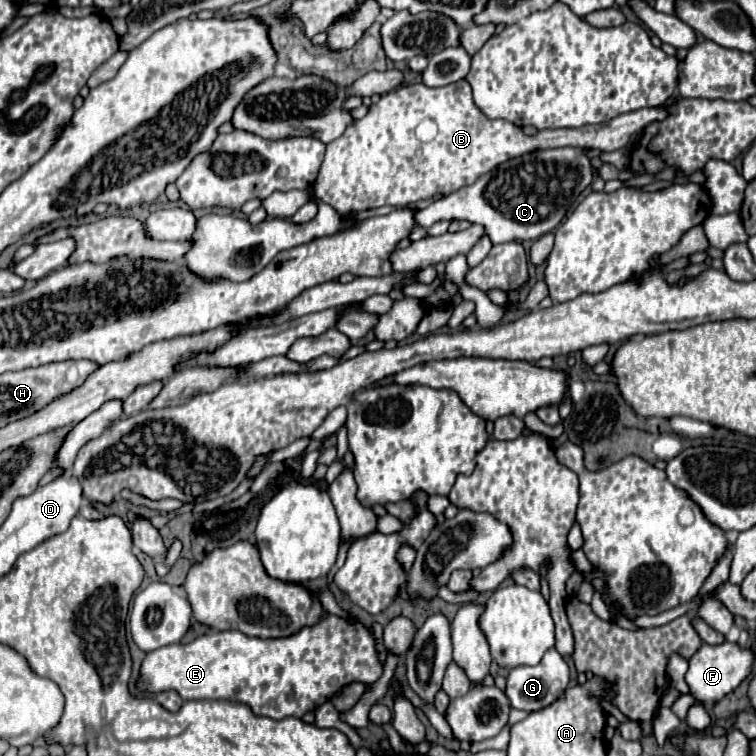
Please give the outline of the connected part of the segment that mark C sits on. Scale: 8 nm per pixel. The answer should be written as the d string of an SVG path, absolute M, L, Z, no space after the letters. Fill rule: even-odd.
M575 147L545 149L521 155L519 159L509 159L495 171L481 175L473 185L467 185L425 209L419 209L415 219L421 227L431 227L441 219L467 219L485 227L487 237L493 245L507 241L539 239L541 235L553 231L567 209L579 197L579 193L591 185L593 169L589 157Z

